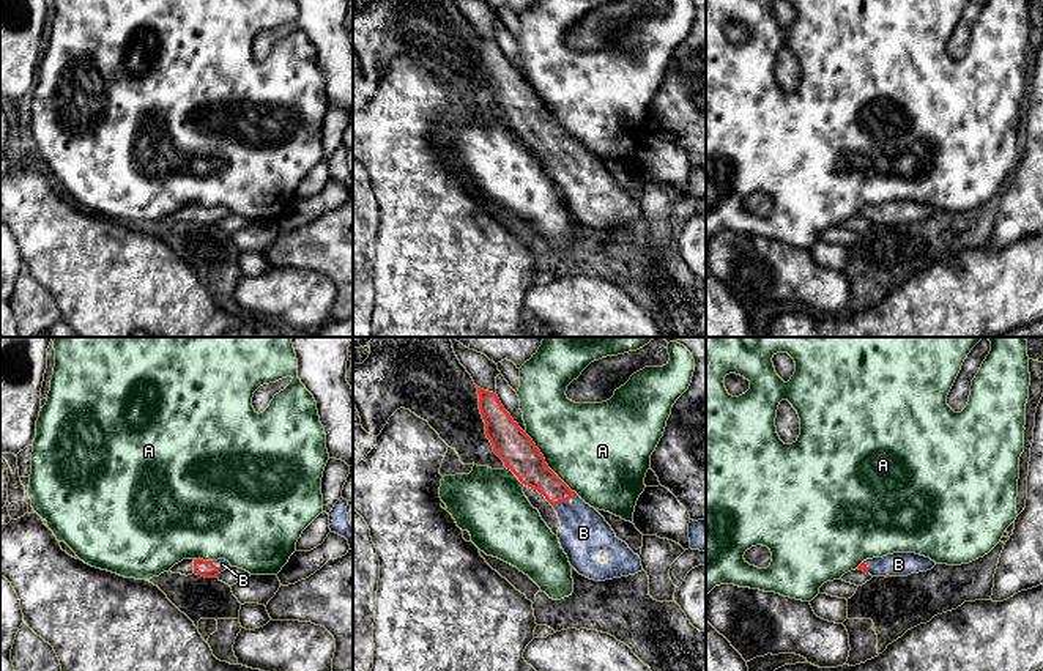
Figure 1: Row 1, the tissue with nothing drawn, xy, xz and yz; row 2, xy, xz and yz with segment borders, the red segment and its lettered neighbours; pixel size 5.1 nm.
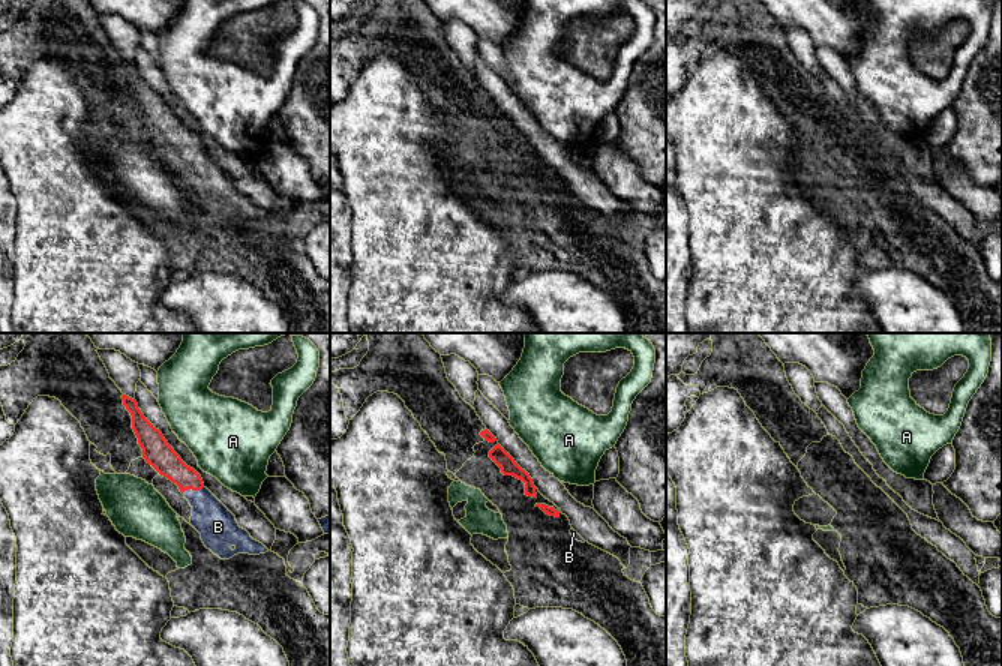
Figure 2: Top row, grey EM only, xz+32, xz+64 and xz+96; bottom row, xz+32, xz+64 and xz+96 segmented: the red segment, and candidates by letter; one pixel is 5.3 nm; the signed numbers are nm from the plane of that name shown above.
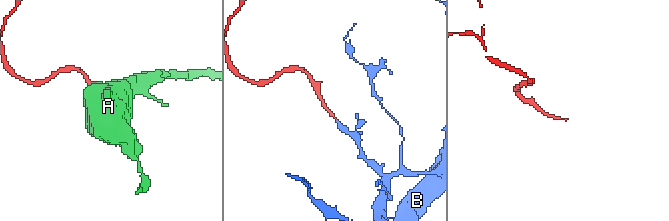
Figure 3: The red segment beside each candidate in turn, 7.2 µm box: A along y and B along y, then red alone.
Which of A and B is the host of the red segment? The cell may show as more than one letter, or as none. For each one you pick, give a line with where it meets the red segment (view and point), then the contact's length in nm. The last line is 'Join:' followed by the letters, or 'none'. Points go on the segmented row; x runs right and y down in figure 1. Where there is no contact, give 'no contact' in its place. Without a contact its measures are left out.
B: contact xz (564, 500); length 140 nm
Join: B

